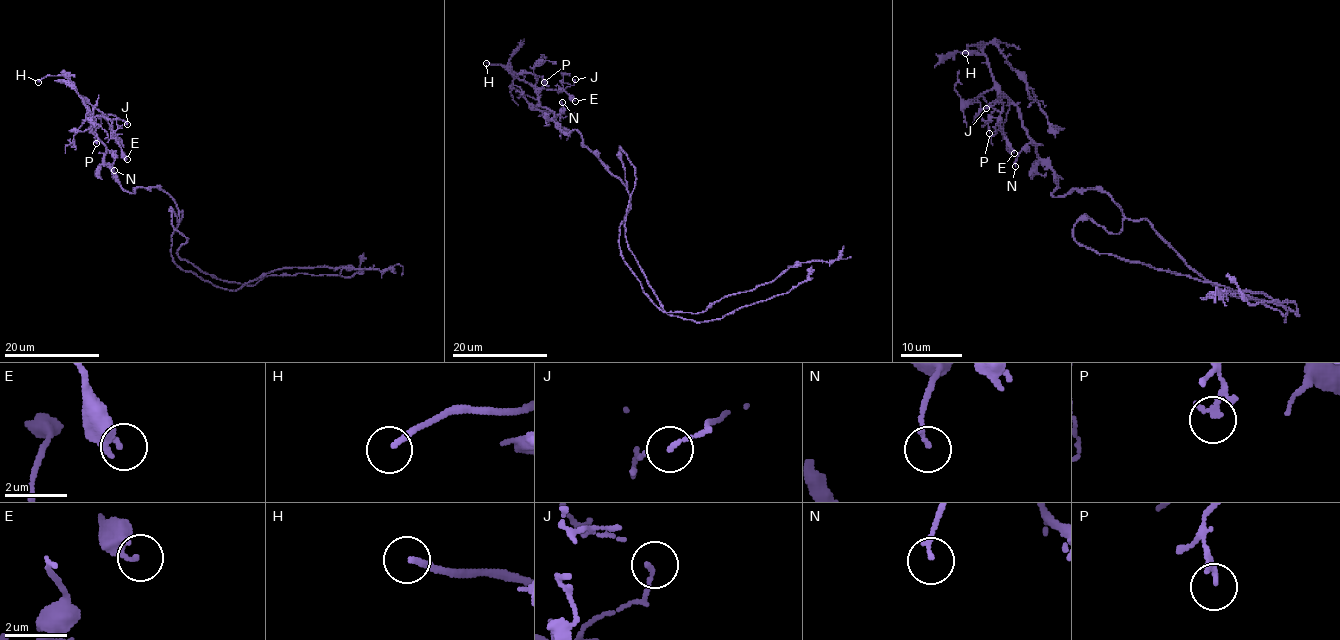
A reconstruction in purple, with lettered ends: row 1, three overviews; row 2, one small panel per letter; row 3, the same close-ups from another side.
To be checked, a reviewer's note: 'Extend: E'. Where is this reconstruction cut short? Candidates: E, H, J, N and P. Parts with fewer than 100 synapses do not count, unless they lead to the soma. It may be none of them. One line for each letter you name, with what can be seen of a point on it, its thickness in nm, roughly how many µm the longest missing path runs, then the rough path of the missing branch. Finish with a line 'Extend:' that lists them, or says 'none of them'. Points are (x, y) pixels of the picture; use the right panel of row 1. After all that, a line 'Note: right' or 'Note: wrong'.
H: (965, 53) | 180 nm | 50 µm | (965, 53), (944, 72), (924, 58), (927, 44), (939, 23), (944, 24), (945, 40), (951, 29), (950, 18)
Extend: H
Note: wrong

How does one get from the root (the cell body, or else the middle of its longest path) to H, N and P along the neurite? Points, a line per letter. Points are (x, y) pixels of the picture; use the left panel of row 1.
H: (176, 216), (163, 190), (121, 186), (64, 76), (38, 82)
N: (176, 216), (178, 222), (177, 204), (163, 190), (126, 191), (104, 161), (108, 150), (115, 158), (114, 170)
P: (176, 216), (178, 222), (177, 204), (163, 190), (129, 193), (121, 186), (90, 116), (98, 124), (96, 143)

